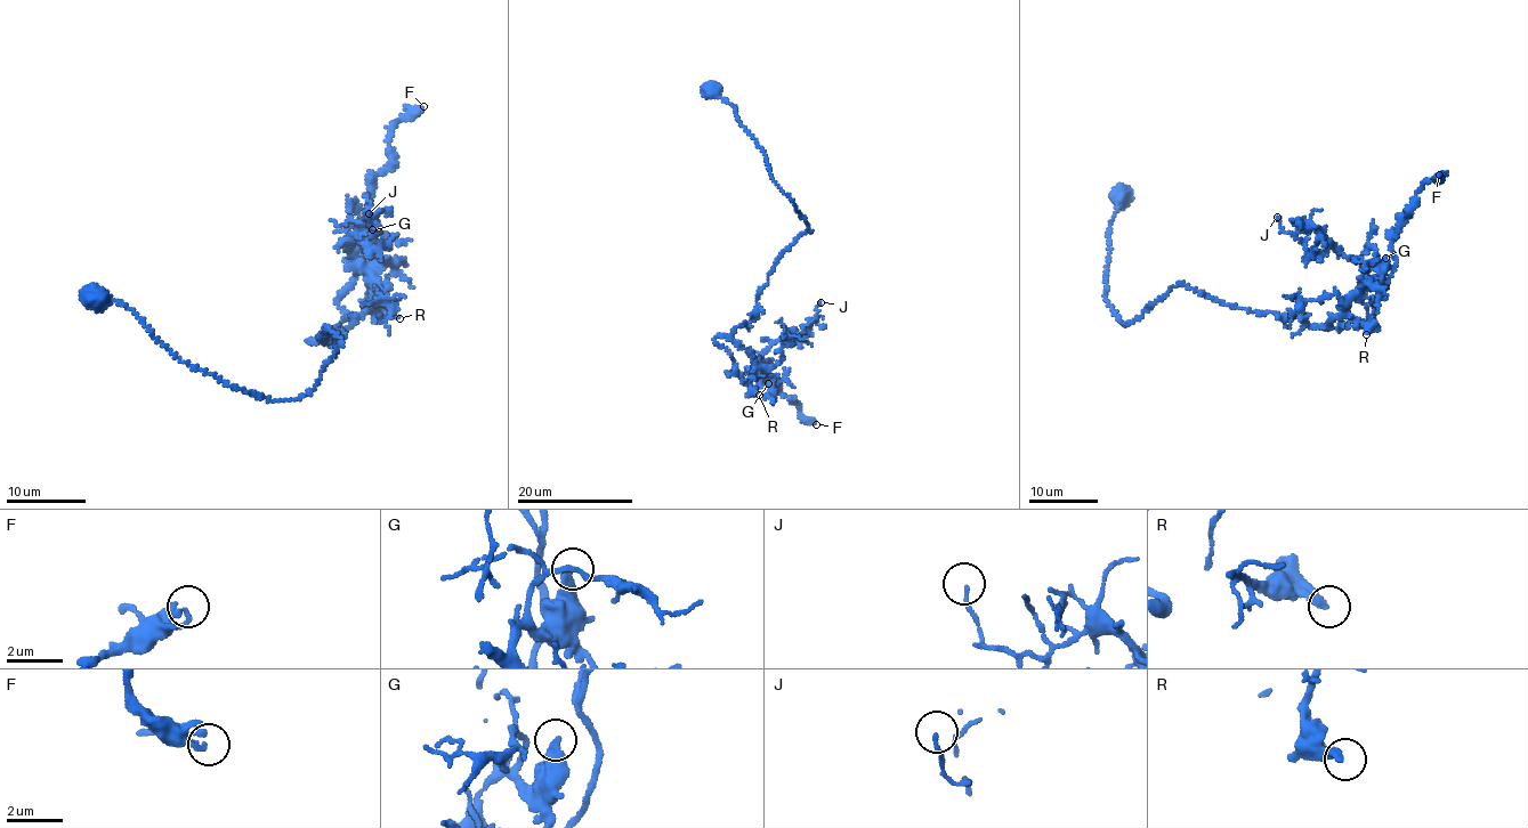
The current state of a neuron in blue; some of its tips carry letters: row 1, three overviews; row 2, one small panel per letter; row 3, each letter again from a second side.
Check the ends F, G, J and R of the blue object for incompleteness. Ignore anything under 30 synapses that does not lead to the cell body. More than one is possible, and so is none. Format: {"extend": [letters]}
{"extend": []}

